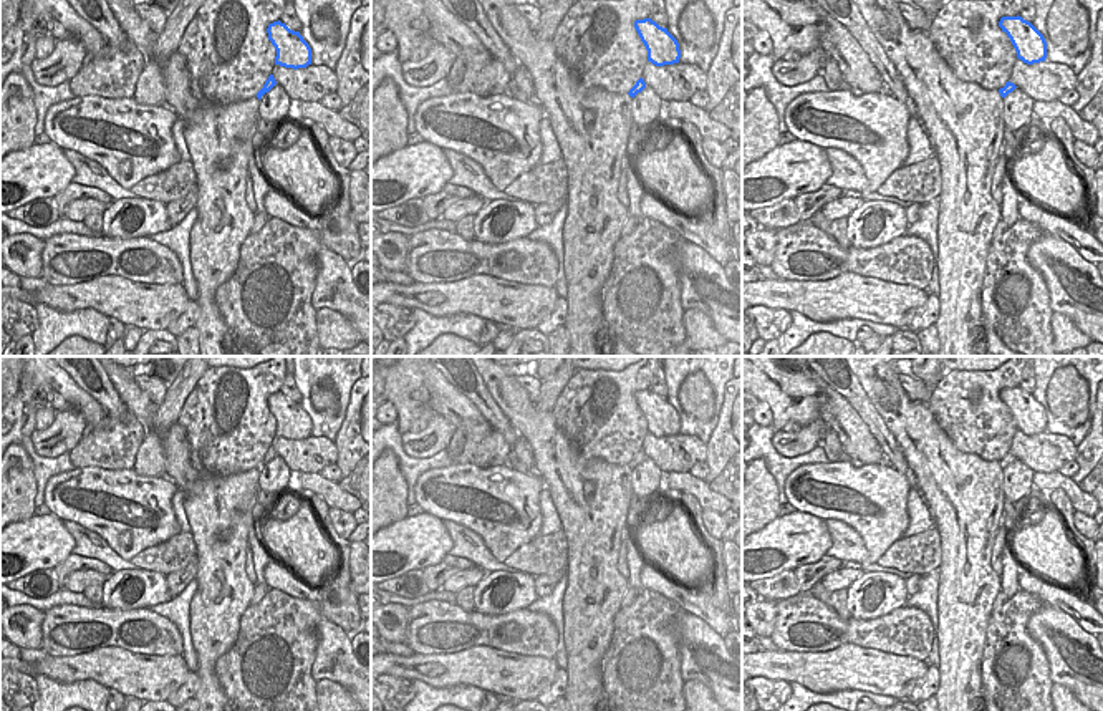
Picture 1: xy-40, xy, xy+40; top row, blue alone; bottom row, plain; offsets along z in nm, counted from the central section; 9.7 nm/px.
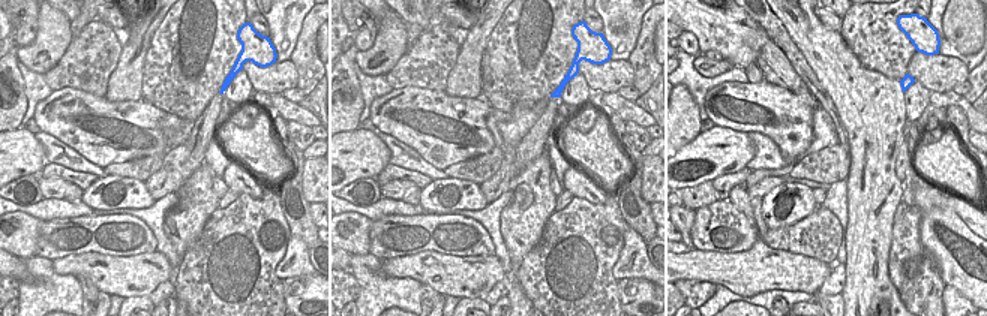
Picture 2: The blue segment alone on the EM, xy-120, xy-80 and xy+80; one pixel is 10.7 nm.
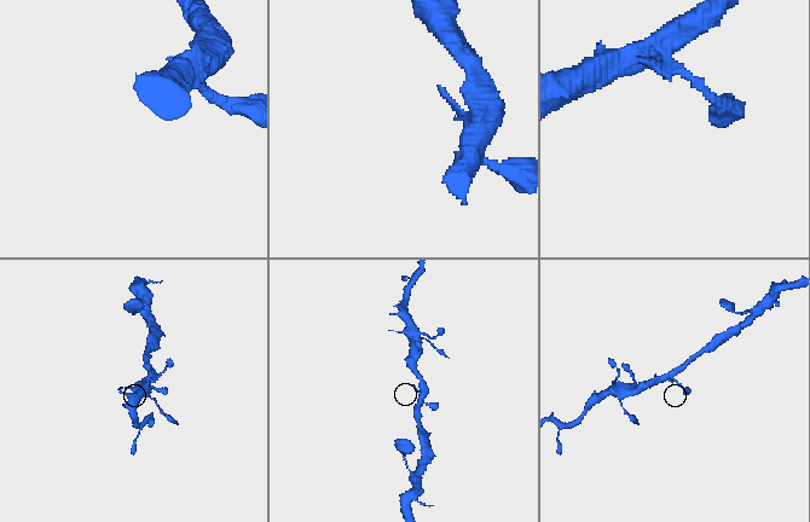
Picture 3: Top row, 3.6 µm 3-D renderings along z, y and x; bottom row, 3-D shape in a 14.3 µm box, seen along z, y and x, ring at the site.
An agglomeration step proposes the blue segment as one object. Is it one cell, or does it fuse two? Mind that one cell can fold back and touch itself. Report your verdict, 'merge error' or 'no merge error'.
no merge error

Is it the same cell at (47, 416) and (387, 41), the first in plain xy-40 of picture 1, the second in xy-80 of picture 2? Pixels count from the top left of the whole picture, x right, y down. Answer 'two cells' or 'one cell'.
two cells

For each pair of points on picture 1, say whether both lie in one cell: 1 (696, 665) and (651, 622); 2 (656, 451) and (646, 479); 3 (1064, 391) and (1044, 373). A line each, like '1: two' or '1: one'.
1: two
2: two
3: two

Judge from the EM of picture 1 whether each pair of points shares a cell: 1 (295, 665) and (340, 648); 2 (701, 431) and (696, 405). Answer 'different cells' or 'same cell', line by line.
1: different cells
2: different cells

